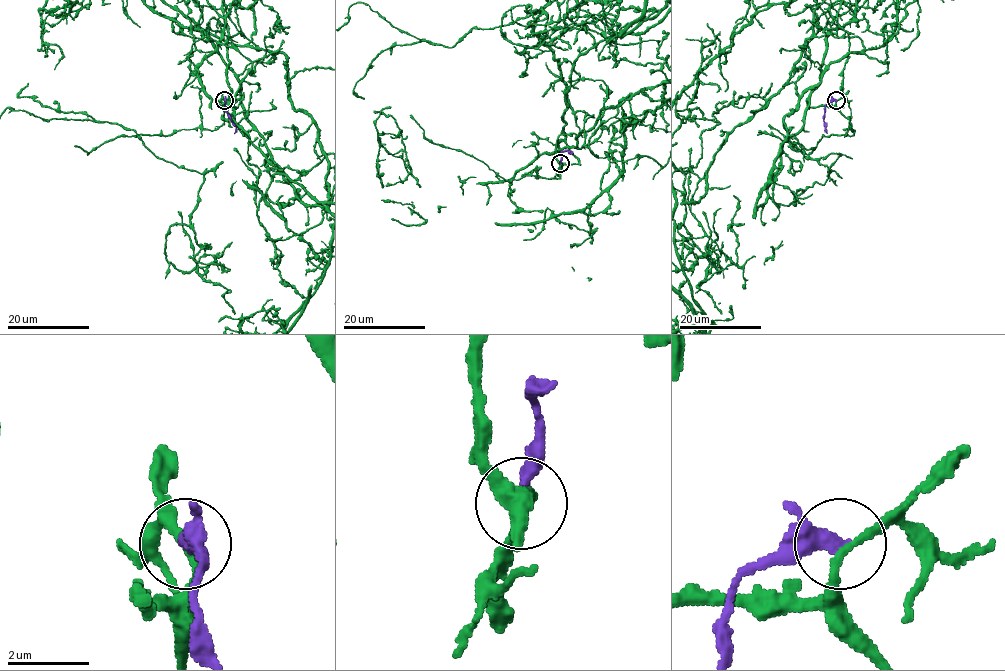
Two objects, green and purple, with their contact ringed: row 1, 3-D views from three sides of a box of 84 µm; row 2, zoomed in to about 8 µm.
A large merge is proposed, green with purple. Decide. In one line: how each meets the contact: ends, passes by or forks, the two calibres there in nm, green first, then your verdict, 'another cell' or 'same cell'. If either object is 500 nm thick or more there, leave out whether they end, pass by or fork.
green passes by; purple ends; calibres 160 and 360 nm; same cell

